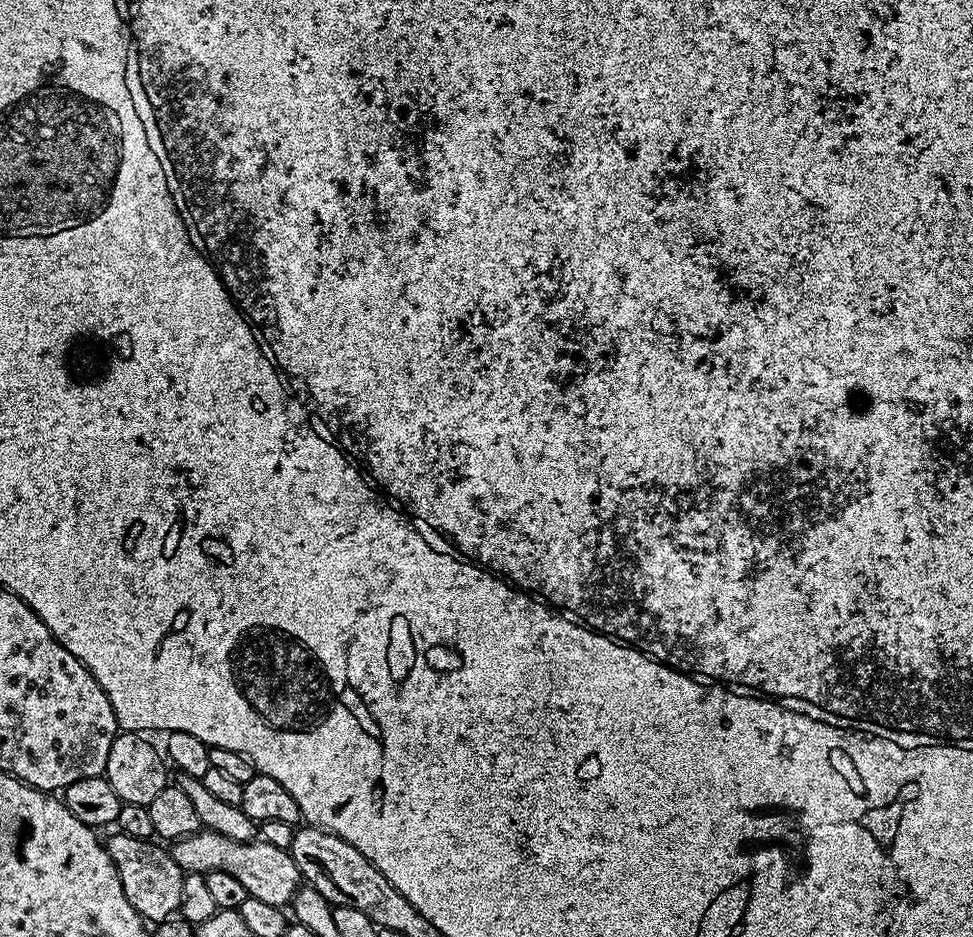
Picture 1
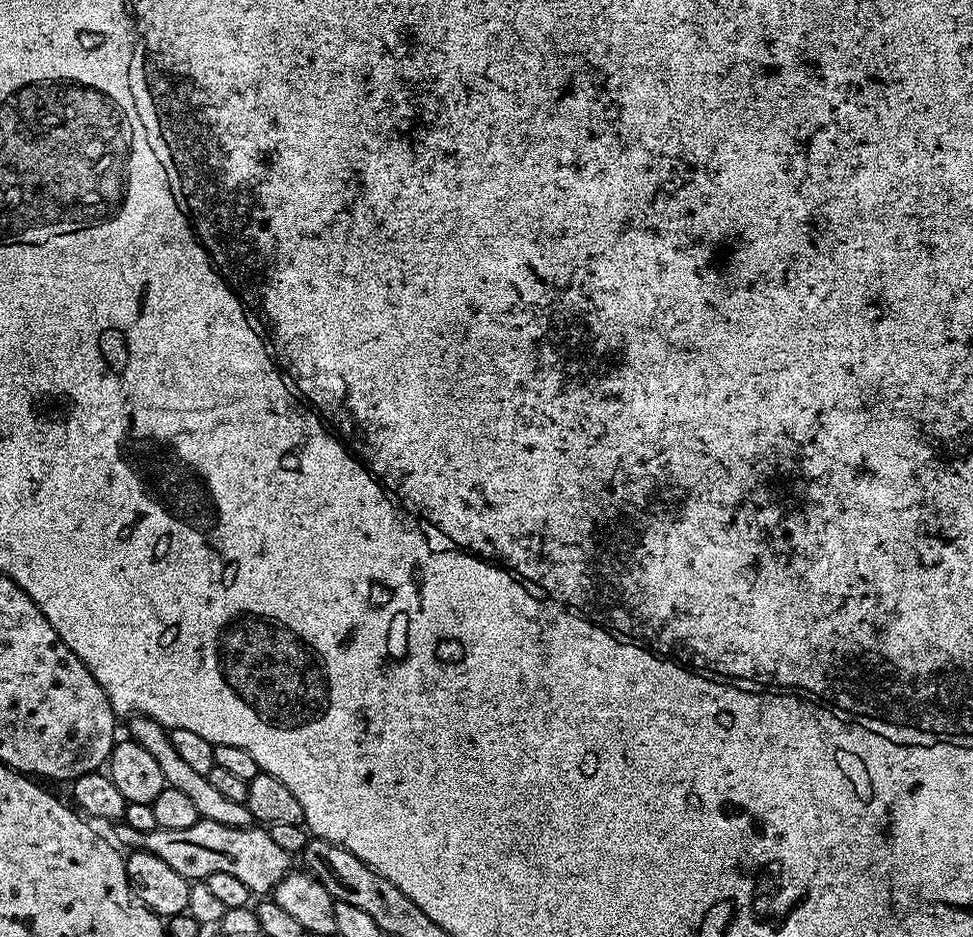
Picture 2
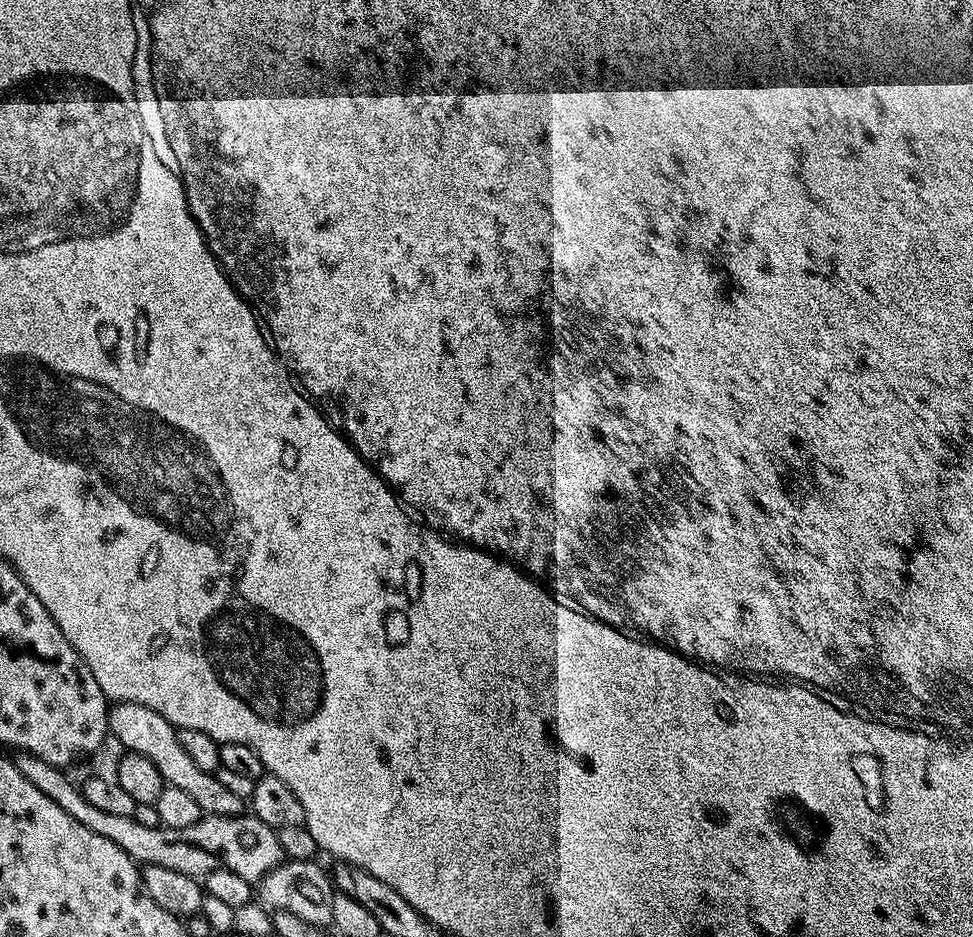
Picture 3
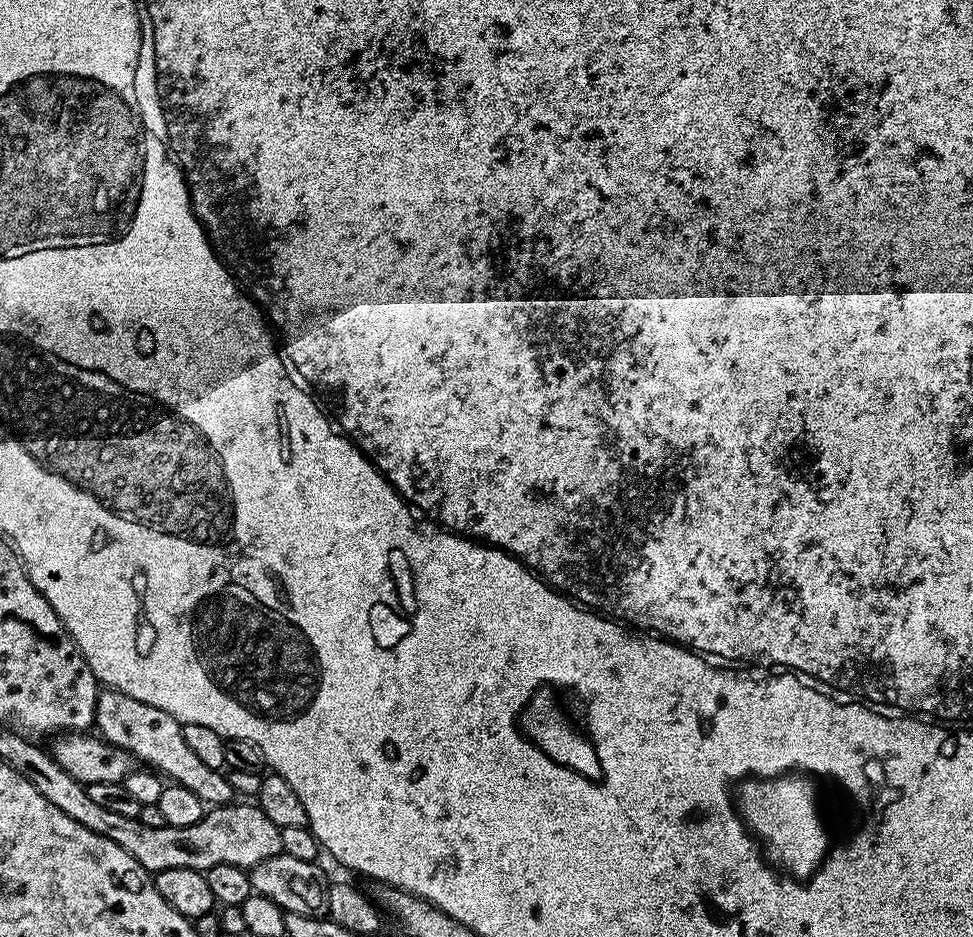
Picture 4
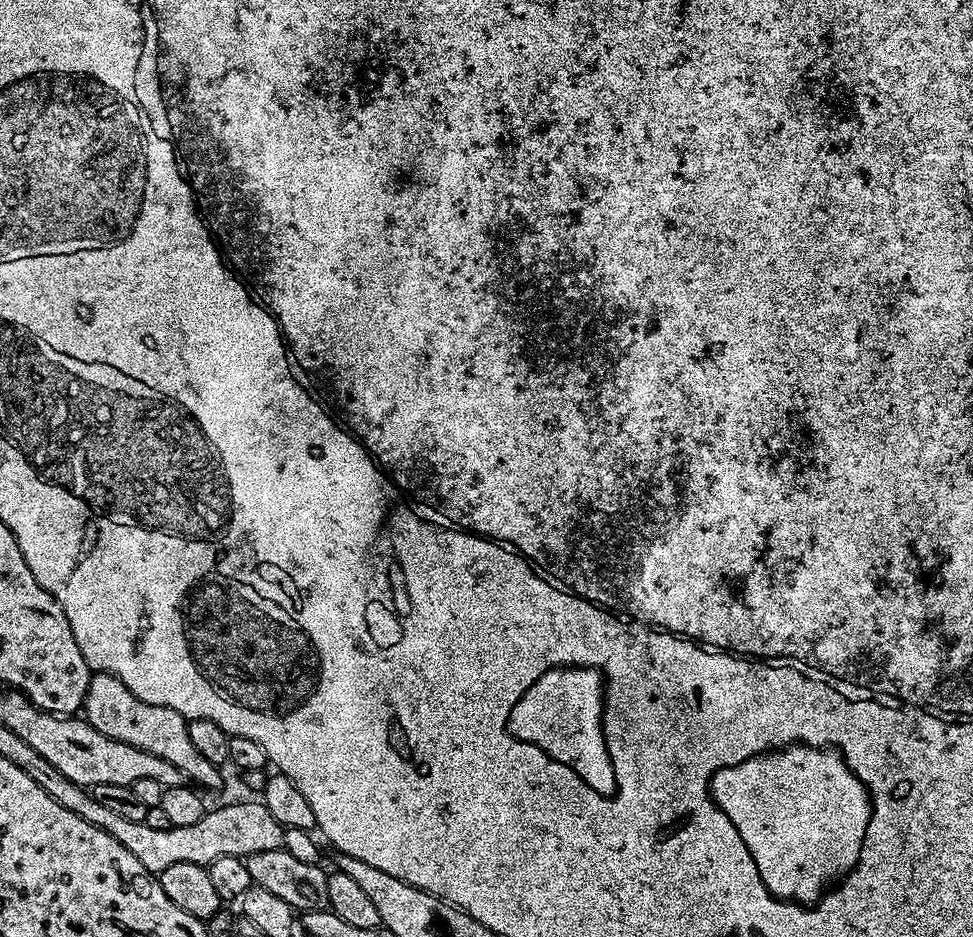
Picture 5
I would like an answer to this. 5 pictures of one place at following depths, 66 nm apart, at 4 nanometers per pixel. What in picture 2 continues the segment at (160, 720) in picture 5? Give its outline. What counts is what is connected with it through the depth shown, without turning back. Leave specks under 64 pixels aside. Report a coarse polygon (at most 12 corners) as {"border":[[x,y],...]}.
{"border":[[131,717],[127,735],[154,756],[165,785],[201,820],[253,827],[247,803],[215,789],[171,745],[169,729]]}

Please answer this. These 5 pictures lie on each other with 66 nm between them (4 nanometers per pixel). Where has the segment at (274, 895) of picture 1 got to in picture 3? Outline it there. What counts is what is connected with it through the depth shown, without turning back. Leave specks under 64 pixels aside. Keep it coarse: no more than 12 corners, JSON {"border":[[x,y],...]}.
{"border":[[16,752],[18,774],[137,865],[253,882],[285,862],[258,817],[142,826],[106,814],[63,768]]}

